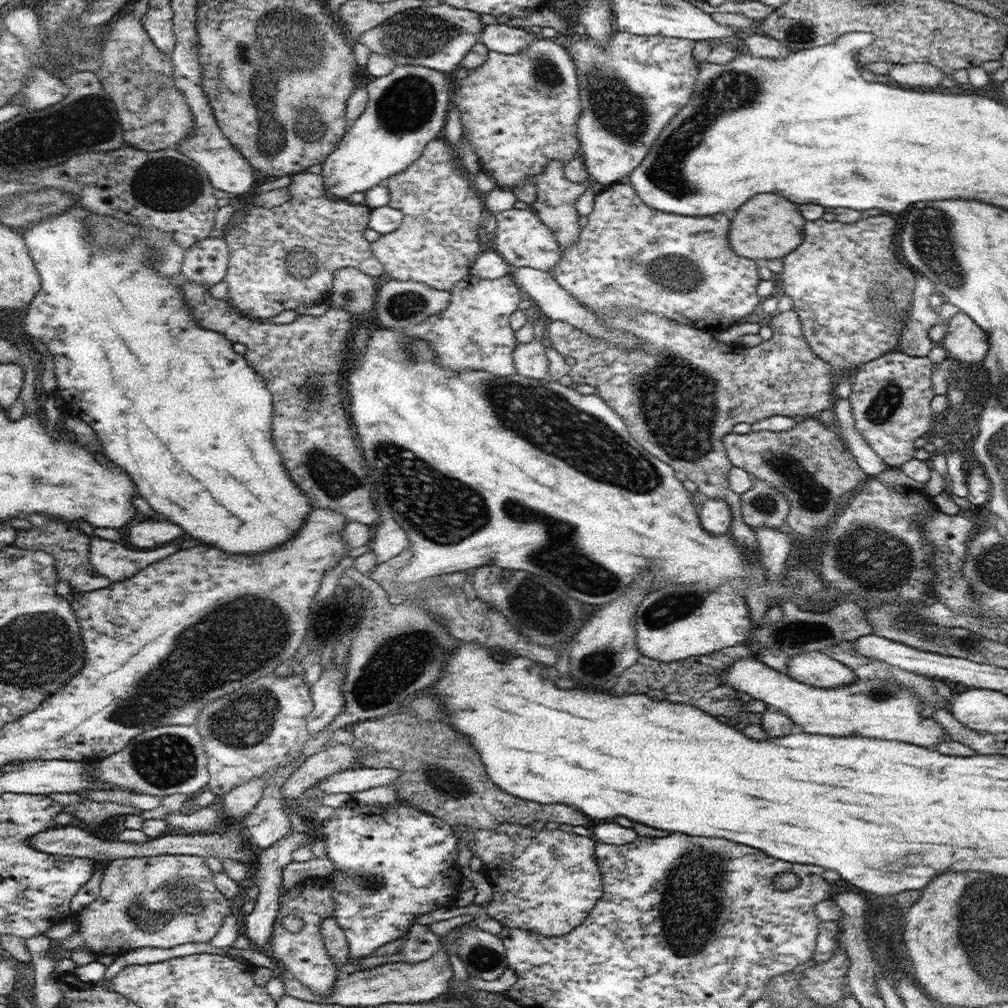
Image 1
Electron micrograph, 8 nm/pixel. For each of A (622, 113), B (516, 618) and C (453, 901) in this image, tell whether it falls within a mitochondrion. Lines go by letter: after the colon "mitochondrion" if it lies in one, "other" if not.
A: mitochondrion
B: other
C: other

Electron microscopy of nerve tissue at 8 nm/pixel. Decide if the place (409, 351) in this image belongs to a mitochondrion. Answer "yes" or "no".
yes

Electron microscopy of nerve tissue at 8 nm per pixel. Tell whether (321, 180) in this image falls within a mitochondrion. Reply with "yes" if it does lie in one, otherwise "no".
no

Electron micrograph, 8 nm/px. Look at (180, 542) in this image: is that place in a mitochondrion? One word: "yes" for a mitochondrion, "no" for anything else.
no

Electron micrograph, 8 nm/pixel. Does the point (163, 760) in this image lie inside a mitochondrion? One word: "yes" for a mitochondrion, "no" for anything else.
yes

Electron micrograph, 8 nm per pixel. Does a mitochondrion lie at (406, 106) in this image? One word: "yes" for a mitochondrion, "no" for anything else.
yes

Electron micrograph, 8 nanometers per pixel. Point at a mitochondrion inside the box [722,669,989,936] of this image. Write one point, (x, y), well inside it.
(880, 692)

